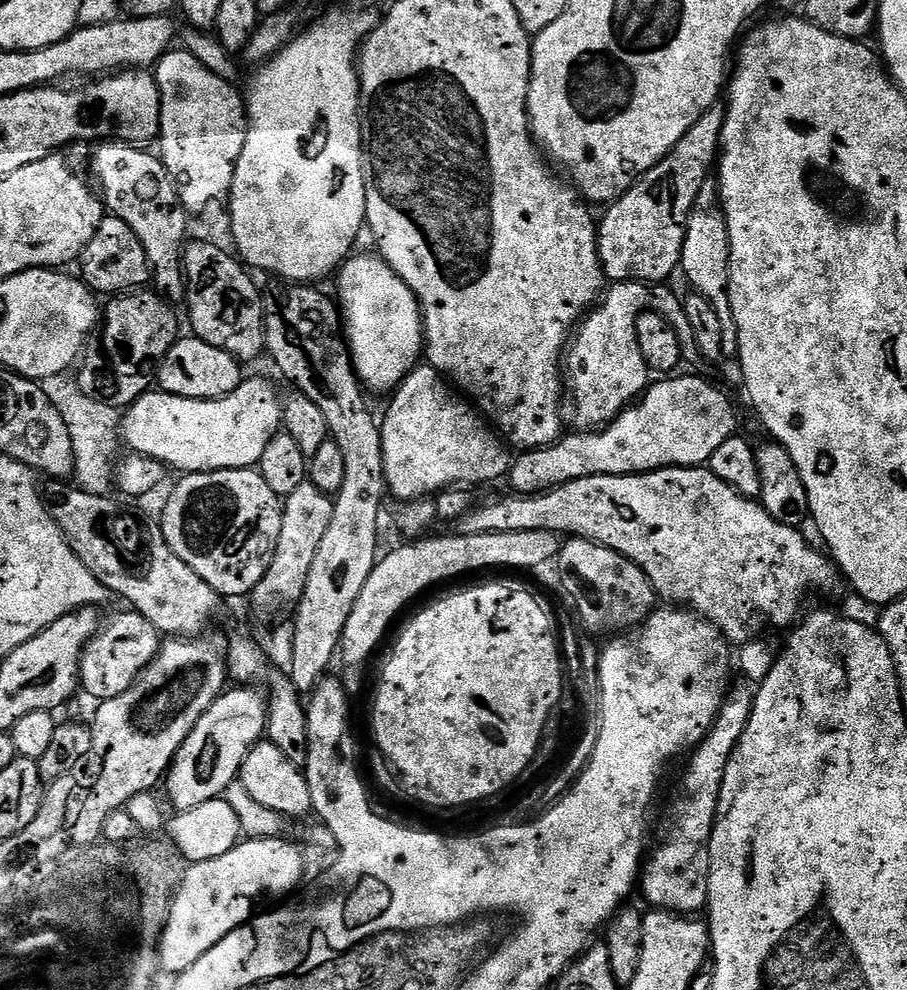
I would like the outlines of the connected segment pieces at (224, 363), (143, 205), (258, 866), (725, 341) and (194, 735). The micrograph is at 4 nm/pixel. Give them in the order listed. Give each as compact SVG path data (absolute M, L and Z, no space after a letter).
M180 338L158 365L158 388L159 391L169 392L187 400L217 400L240 385L240 368L241 361L226 354L226 350L218 350L216 346L210 346L195 338Z
M115 138L97 143L92 152L92 176L102 203L111 215L117 216L134 234L146 250L150 280L155 291L169 302L183 301L186 296L186 281L182 257L189 239L189 213L184 211L176 183L164 169L159 155L152 156L143 147L126 144Z
M244 838L221 857L189 863L176 888L175 895L171 898L167 919L163 923L159 935L160 967L165 973L167 971L172 972L171 974L182 973L194 962L198 962L198 958L202 958L202 954L206 954L214 946L218 946L218 942L222 942L222 938L226 938L226 934L230 934L236 928L241 928L253 919L254 913L257 911L257 909L255 910L256 903L259 900L266 899L268 895L284 896L299 886L300 879L304 876L304 856L299 852L301 849L295 843L292 845L290 841L284 839L253 840Z
M709 178L702 182L702 190L698 190L698 198L694 198L694 206L688 215L688 225L686 226L686 238L682 242L682 254L680 255L679 271L684 272L684 276L688 279L688 284L693 293L702 298L706 298L706 302L710 302L710 306L714 306L714 314L718 318L718 322L722 329L722 357L735 357L740 351L738 346L738 330L734 322L734 314L730 306L730 298L728 297L728 271L730 270L730 234L728 233L728 223L724 217L724 205L720 202L720 186L715 179Z
M236 686L233 689L233 692L231 690L221 692L217 700L210 706L210 710L206 710L206 714L202 714L202 718L198 718L194 730L190 730L190 734L182 742L178 754L172 760L172 767L166 773L166 785L168 784L166 800L172 808L176 807L174 809L177 813L190 811L204 802L223 797L226 786L233 784L239 777L244 760L265 735L268 723L265 693L263 691L255 692L255 687L252 686Z

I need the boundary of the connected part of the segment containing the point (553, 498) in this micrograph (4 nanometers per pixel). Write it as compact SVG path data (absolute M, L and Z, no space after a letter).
M706 466L665 467L654 472L642 472L634 476L587 476L534 496L508 494L505 500L492 500L489 504L474 509L473 512L472 509L465 511L458 521L458 527L460 527L458 528L459 535L462 536L490 534L491 532L554 532L567 534L572 538L593 540L595 544L614 550L620 556L625 556L630 562L634 562L639 566L646 574L646 578L650 578L652 589L665 605L679 606L685 610L691 609L703 620L710 621L719 630L720 635L732 646L739 646L763 637L767 633L764 632L767 628L791 629L801 615L800 607L803 606L808 592L814 591L815 588L830 587L832 579L838 576L835 563L819 547L817 547L818 549L811 548L808 545L807 538L803 536L805 533L801 529L782 526L782 522L774 522L774 518L770 518L770 514L764 509L763 504L755 499L738 494L730 485L722 482L722 478L718 478L718 474L714 474Z

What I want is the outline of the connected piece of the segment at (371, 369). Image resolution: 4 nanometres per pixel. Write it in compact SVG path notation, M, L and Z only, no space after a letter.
M356 254L345 260L335 273L335 280L334 296L342 317L342 335L346 341L348 354L352 358L352 369L356 372L357 380L369 393L395 393L404 379L412 373L412 369L421 363L422 353L425 351L420 301L410 290L410 286L402 282L400 275L376 254L373 256Z

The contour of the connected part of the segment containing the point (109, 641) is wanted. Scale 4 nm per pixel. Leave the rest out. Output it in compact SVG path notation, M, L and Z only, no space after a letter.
M127 610L121 616L105 623L100 631L84 647L80 656L80 683L96 699L103 702L110 698L118 698L132 683L139 678L142 669L156 656L162 643L162 633L142 614L135 610Z

